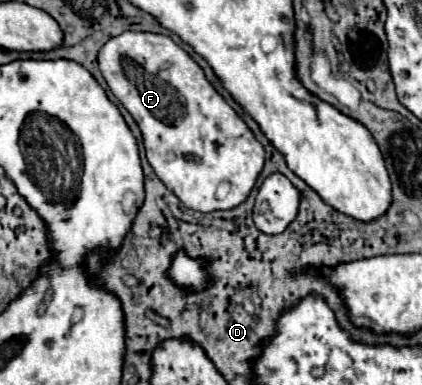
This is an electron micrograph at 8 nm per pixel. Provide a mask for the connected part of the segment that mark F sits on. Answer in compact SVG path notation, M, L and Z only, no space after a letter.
M123 31L99 49L97 61L109 89L137 121L143 133L147 159L155 169L155 175L179 197L183 205L209 213L217 209L233 209L247 199L263 169L265 149L233 107L213 89L203 69L187 51L183 51L169 35Z

